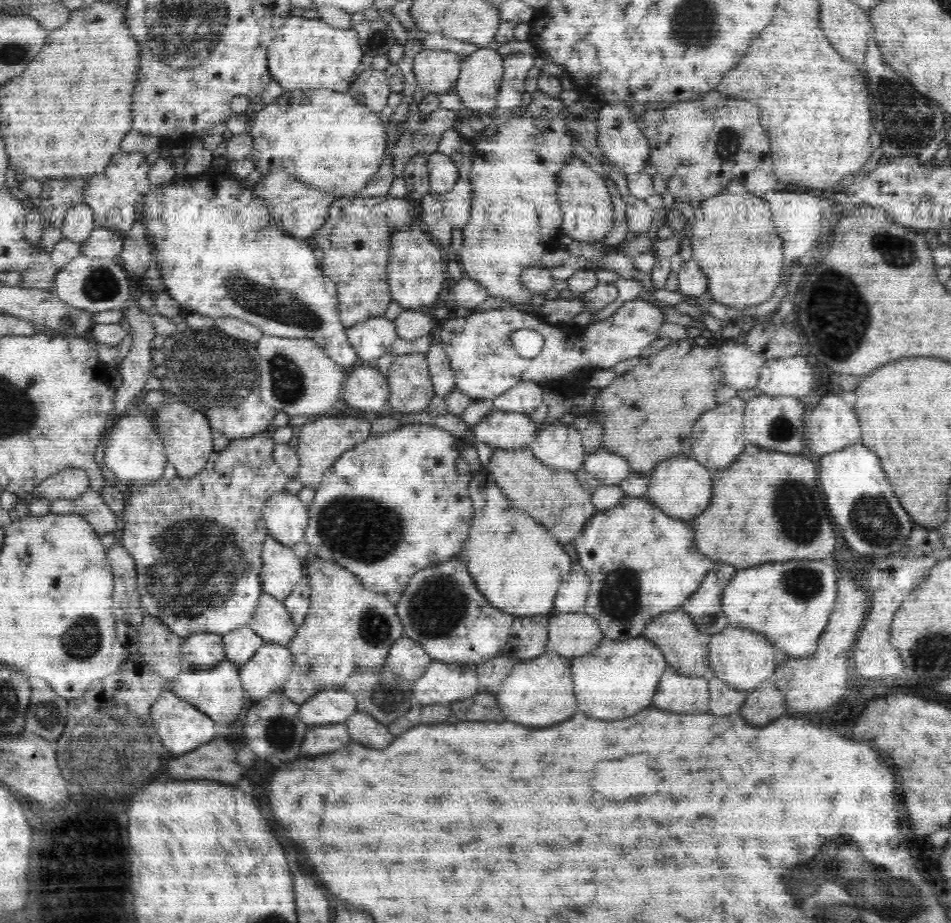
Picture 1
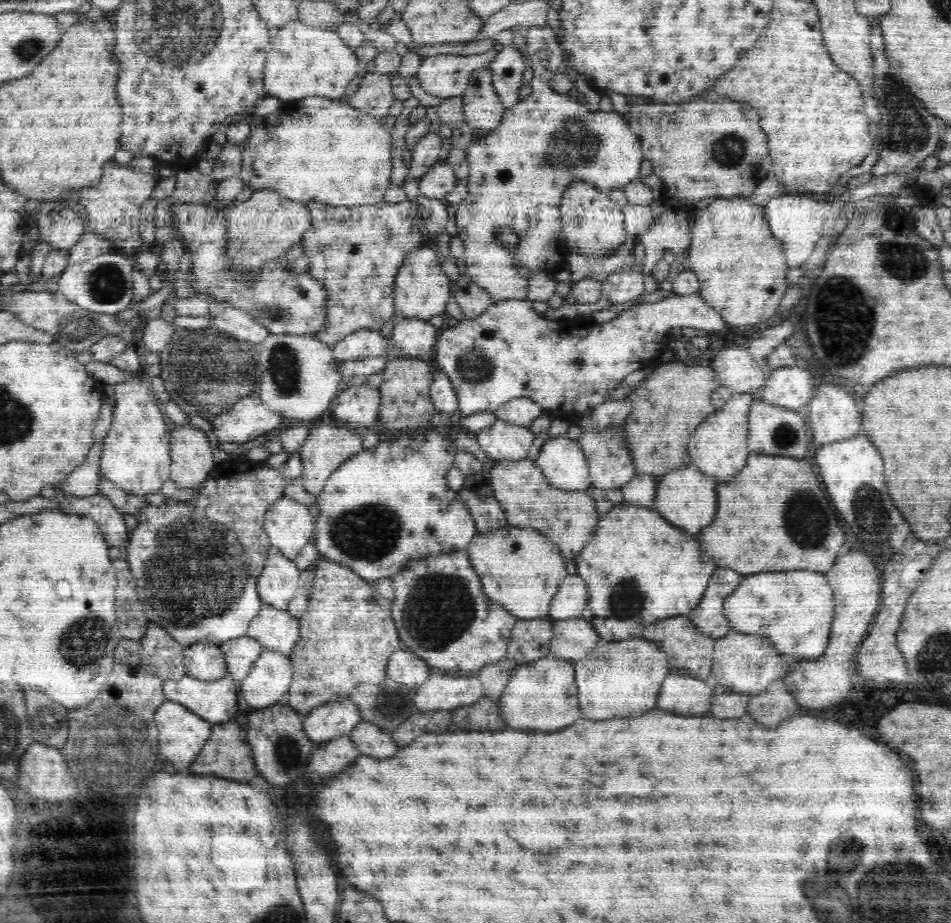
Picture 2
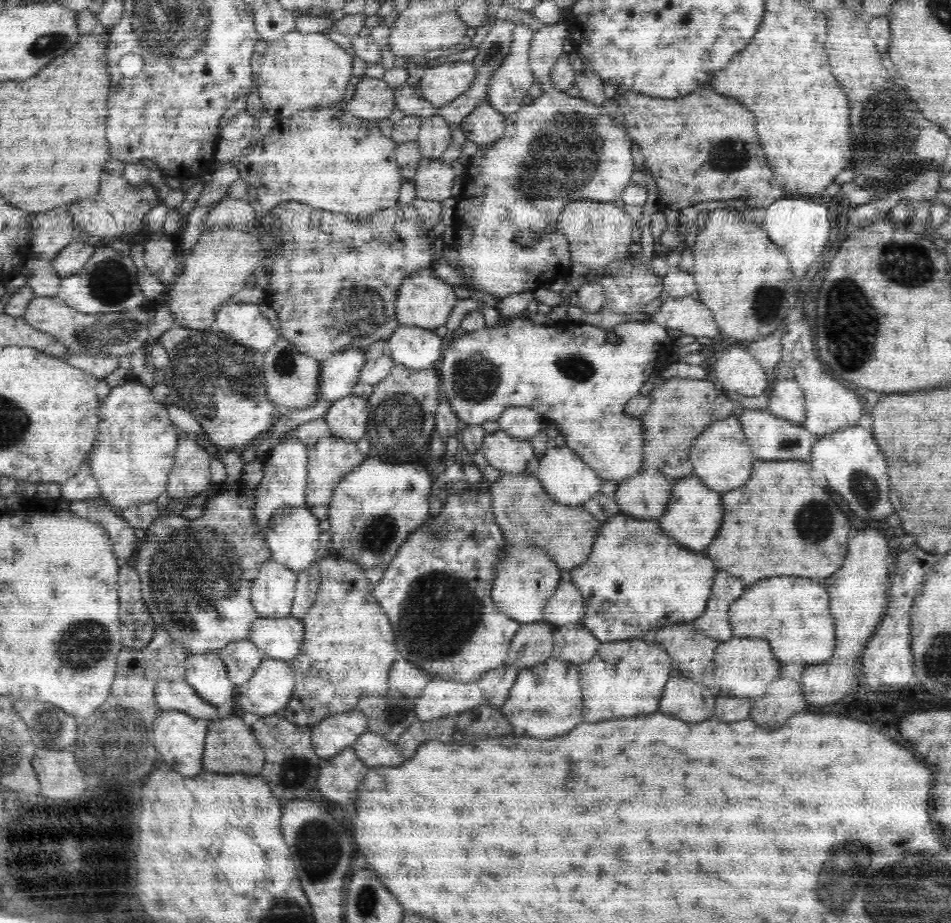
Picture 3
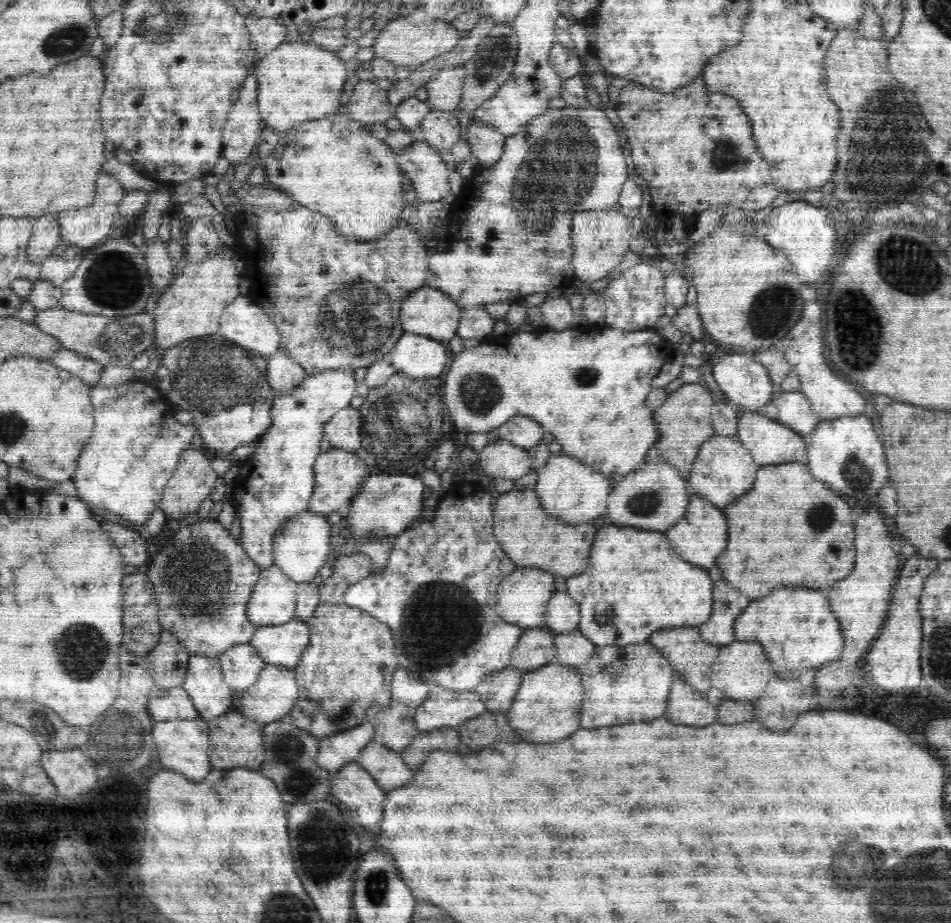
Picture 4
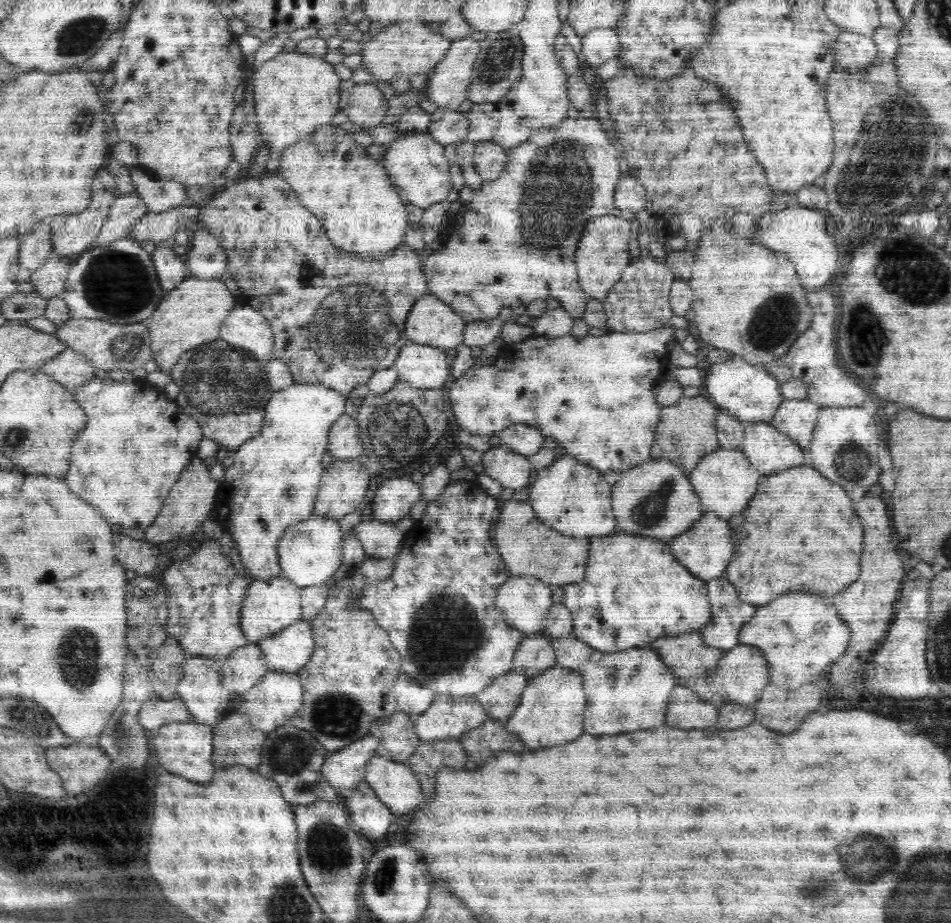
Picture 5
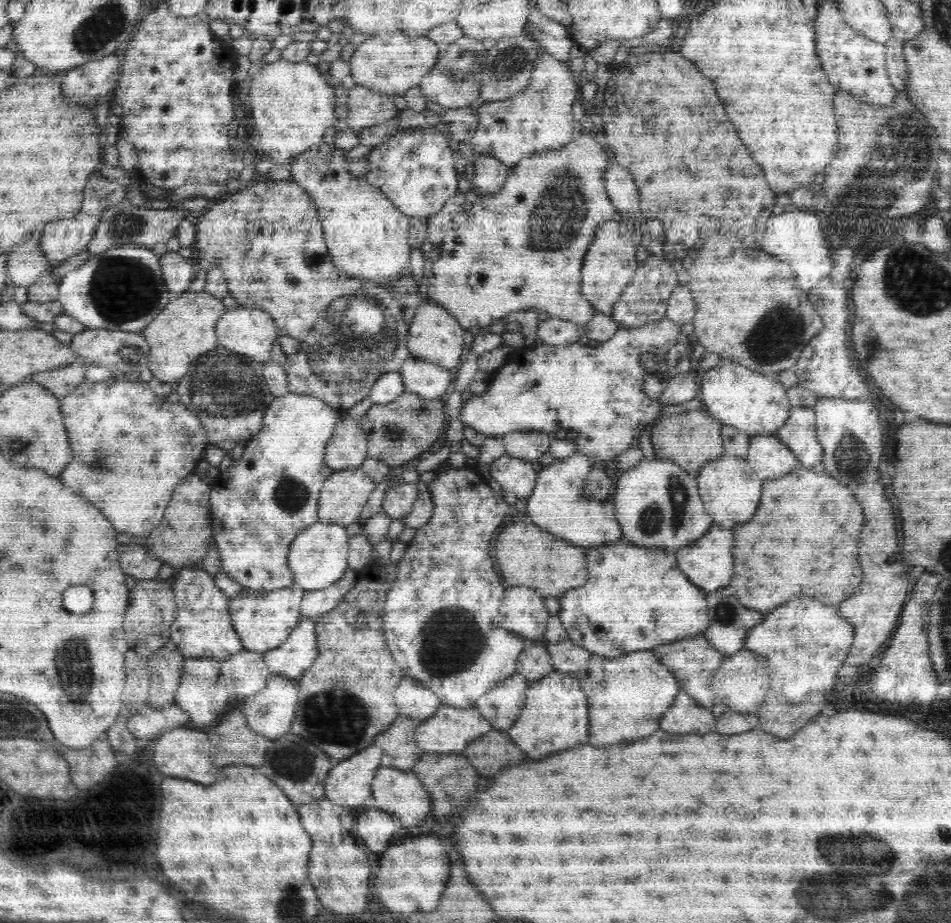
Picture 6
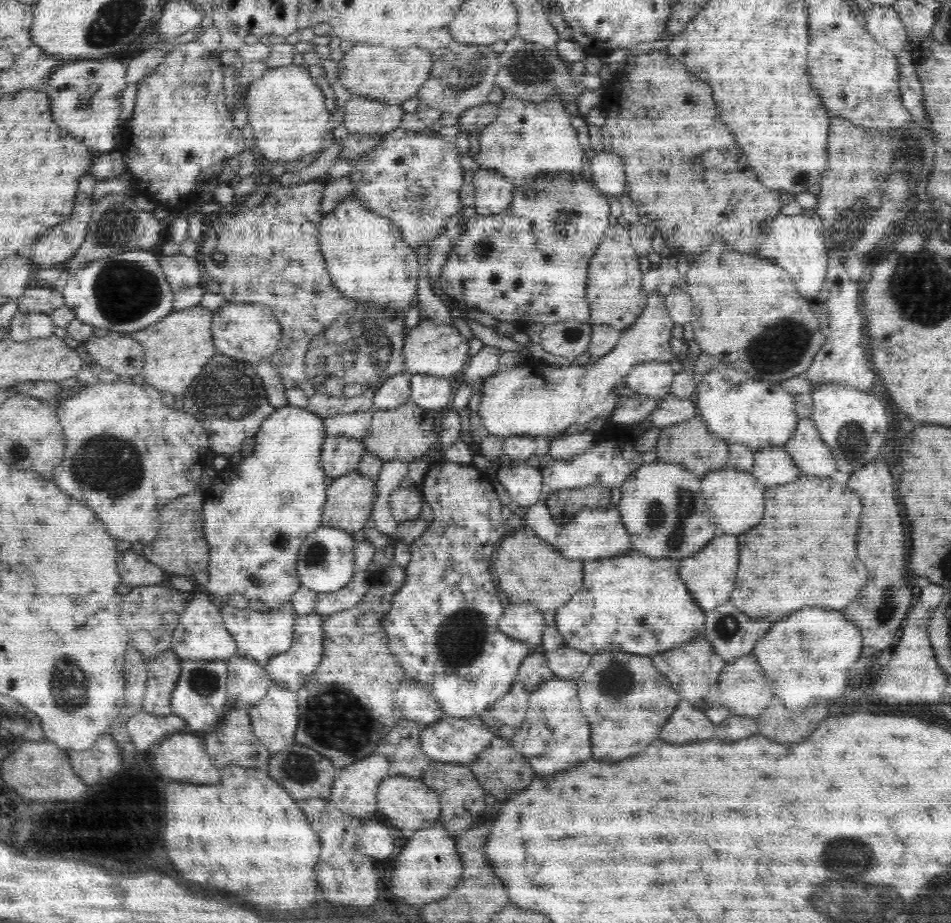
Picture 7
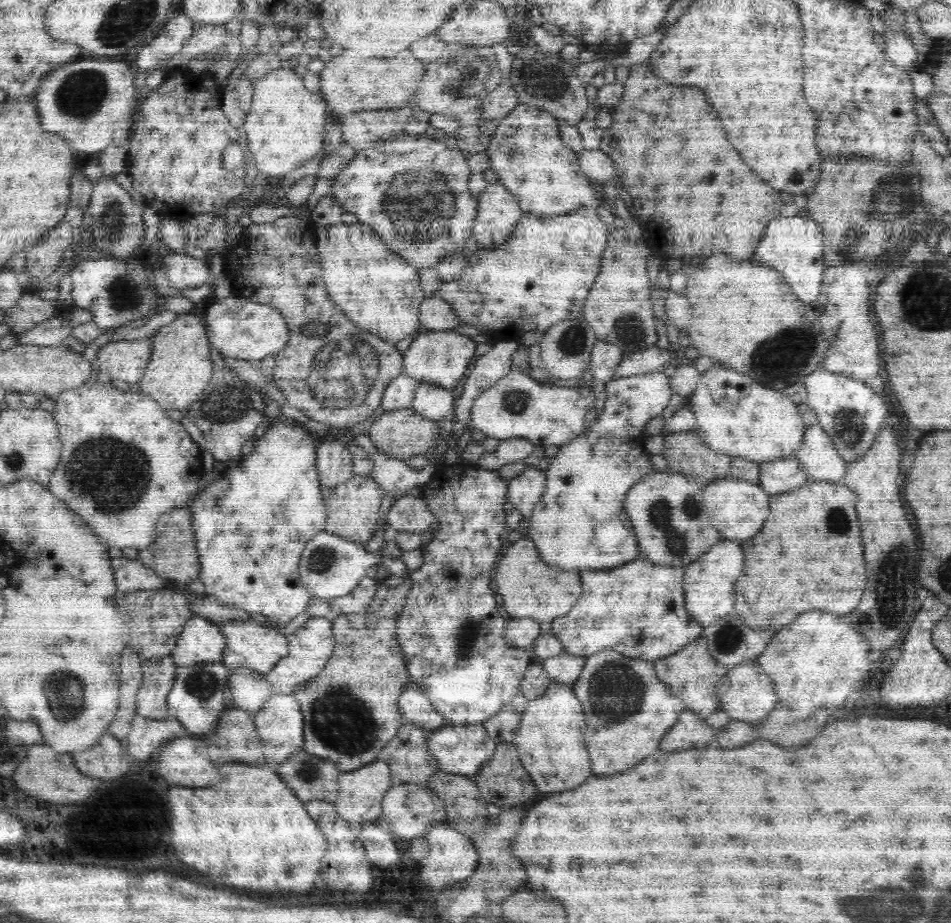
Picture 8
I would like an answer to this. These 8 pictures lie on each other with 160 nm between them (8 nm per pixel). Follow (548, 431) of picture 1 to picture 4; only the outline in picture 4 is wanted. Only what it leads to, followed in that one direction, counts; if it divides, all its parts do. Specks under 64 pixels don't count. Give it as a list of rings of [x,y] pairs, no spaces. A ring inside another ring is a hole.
[[[560,452],[551,454],[545,466],[538,470],[535,491],[548,515],[560,518],[565,524],[593,523],[594,518],[608,514],[607,500],[611,478],[596,472],[575,457]]]

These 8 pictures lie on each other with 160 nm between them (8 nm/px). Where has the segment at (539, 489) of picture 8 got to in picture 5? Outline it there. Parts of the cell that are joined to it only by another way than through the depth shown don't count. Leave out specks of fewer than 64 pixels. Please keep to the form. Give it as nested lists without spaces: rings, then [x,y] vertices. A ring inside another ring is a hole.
[[[503,444],[482,454],[483,473],[498,480],[504,488],[526,488],[530,484],[532,464],[527,456],[508,449]]]

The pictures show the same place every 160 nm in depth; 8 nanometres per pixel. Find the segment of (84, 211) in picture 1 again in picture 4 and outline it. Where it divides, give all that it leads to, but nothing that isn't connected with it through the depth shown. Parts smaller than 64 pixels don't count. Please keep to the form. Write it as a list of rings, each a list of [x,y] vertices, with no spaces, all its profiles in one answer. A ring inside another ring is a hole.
[[[50,213],[34,219],[27,248],[30,262],[41,263],[62,240],[57,216],[58,213]]]

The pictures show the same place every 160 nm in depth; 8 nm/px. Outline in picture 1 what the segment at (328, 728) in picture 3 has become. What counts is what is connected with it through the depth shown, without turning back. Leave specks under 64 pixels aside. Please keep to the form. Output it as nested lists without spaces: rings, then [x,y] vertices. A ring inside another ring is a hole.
[[[328,688],[300,705],[299,717],[307,727],[342,724],[354,714],[357,704],[346,688]]]

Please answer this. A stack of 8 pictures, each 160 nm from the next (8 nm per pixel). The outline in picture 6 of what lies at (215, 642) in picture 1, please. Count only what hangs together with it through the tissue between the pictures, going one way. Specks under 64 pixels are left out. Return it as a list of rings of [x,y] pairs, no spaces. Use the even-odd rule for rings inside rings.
[[[194,657],[183,662],[183,674],[180,686],[175,692],[175,704],[190,715],[189,722],[196,728],[214,726],[216,720],[226,714],[224,708],[228,706],[228,698],[231,694],[225,685],[225,678],[221,671],[221,662],[214,658]]]

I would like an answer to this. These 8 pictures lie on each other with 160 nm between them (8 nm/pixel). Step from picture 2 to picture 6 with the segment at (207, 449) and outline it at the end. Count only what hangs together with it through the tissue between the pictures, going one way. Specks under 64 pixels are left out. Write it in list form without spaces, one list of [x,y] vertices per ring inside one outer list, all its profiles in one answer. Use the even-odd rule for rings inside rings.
[[[196,474],[176,486],[176,490],[165,508],[161,523],[146,535],[145,549],[151,556],[174,567],[200,565],[206,558],[213,538],[211,533],[210,510],[211,485],[201,480]]]

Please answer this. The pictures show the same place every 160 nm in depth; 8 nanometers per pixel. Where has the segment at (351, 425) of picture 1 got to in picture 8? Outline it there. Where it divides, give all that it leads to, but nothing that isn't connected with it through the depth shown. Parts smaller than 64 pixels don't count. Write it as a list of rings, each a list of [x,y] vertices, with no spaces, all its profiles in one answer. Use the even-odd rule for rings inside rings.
[[[353,475],[348,482],[334,488],[326,499],[327,514],[325,530],[342,538],[352,540],[364,547],[366,542],[373,538],[380,518],[380,504],[382,504],[382,487],[376,483],[372,476]]]

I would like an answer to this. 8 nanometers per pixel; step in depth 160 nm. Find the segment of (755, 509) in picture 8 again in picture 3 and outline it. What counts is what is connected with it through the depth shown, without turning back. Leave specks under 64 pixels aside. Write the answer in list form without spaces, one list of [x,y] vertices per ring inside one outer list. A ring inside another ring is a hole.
[[[736,415],[728,416],[726,420],[713,421],[704,432],[694,440],[689,452],[689,461],[696,475],[708,488],[716,492],[730,492],[748,482],[752,474],[752,464],[755,458],[747,443],[742,423]]]

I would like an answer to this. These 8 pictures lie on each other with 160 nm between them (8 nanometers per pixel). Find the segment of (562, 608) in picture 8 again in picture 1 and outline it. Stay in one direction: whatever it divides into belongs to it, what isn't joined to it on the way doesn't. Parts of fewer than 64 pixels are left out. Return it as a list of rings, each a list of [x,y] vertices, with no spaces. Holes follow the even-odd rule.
[[[528,447],[520,450],[495,449],[485,469],[494,477],[514,507],[545,526],[562,545],[573,544],[584,530],[586,522],[598,512],[591,501],[591,494],[584,491],[574,472],[546,466]]]

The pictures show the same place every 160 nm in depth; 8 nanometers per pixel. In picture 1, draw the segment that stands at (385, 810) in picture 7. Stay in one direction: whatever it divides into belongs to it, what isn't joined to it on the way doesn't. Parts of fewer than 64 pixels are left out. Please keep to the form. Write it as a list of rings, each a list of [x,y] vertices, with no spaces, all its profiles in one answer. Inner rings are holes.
[[[354,712],[345,722],[350,732],[350,738],[354,742],[360,742],[368,748],[384,748],[394,742],[394,736],[388,732],[386,726],[382,726],[378,720],[363,712]]]

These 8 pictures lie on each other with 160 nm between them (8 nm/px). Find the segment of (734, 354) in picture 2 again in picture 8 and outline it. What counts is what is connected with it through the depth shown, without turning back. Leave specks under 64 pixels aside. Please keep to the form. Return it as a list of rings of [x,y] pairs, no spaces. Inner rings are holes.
[[[717,364],[701,373],[696,390],[688,397],[688,406],[695,416],[694,430],[710,450],[757,463],[794,457],[808,428],[798,413],[797,403],[779,390],[762,386],[745,374]]]

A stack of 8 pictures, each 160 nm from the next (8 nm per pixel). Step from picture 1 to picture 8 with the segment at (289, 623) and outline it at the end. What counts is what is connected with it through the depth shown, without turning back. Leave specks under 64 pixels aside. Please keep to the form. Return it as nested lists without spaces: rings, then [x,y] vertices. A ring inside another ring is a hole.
[[[323,616],[311,617],[294,633],[286,636],[289,644],[288,654],[276,663],[276,666],[265,675],[268,682],[271,682],[280,693],[290,692],[293,694],[294,689],[304,686],[311,678],[314,678],[328,664],[332,656],[335,641],[332,636],[332,618]]]

